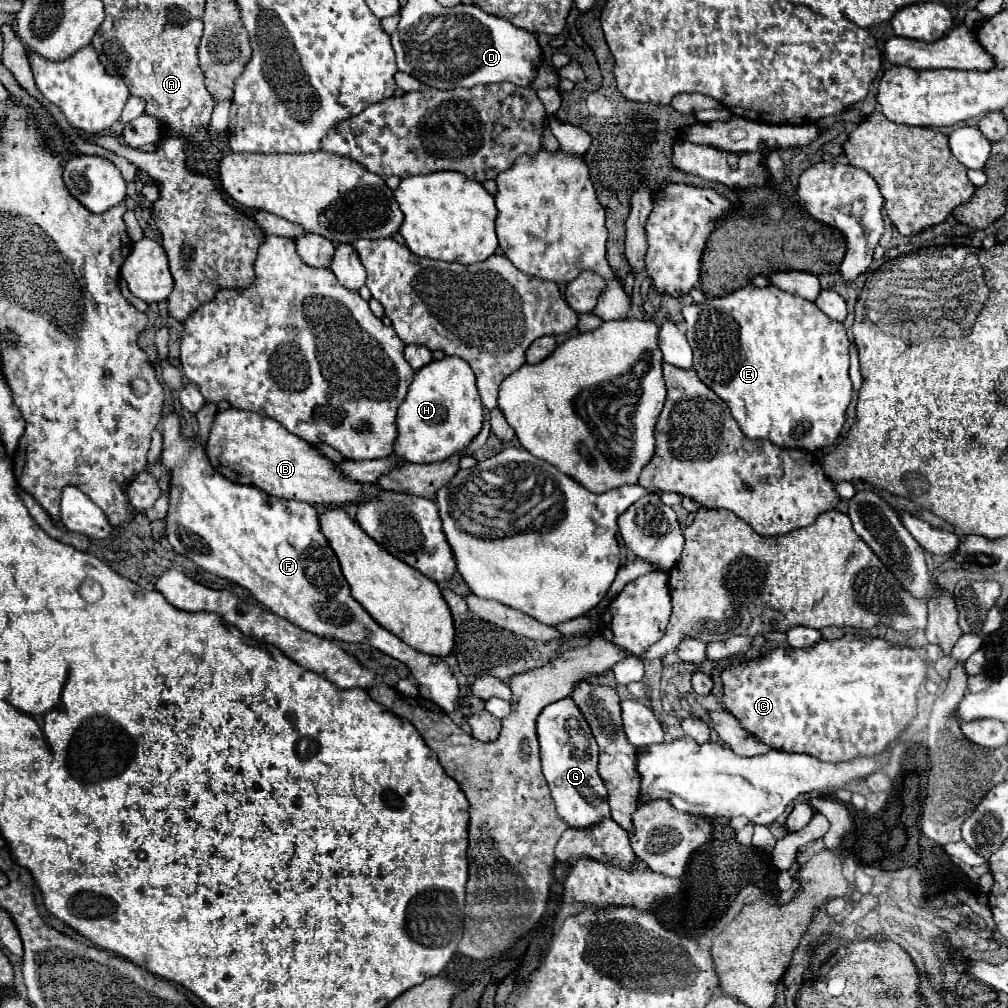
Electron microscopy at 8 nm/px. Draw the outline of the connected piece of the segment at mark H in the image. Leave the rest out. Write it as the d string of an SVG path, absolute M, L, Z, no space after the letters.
M442 357L438 361L430 361L420 371L416 371L408 395L404 403L398 407L398 419L396 419L398 439L394 451L408 463L444 461L466 449L476 439L476 435L482 429L482 421L484 421L484 407L476 389L476 375L472 367L460 357Z

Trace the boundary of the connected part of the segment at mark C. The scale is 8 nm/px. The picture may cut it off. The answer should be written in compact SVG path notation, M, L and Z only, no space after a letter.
M846 635L804 649L772 649L756 661L722 671L724 707L744 729L772 749L806 753L820 761L842 763L858 757L880 755L890 743L900 739L916 719L916 695L926 681L926 675L928 663L916 653L916 649L880 637Z

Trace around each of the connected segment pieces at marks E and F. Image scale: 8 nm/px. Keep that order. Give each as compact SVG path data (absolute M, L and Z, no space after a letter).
M746 285L726 297L716 297L710 299L702 305L686 305L682 309L684 321L686 321L686 339L694 351L694 369L700 377L700 381L704 381L728 407L732 417L736 419L736 423L740 425L742 433L748 439L770 439L774 445L784 447L784 449L806 449L806 451L814 451L814 449L822 449L828 447L836 441L836 437L840 435L844 423L846 423L846 411L852 399L852 383L848 377L848 353L850 353L850 341L846 335L846 329L840 321L830 319L828 315L824 315L816 303L788 295L786 291L780 291L776 287L752 287Z
M170 413L164 417L162 423L162 465L170 471L168 481L168 515L166 515L166 539L172 545L172 549L188 559L192 559L196 565L200 565L204 571L214 573L222 579L230 579L242 587L246 587L256 601L266 605L272 613L288 619L290 623L316 633L320 637L338 639L346 643L368 643L382 653L402 661L410 673L418 681L420 697L430 699L440 709L444 709L448 715L458 711L460 707L460 689L458 683L444 663L444 659L424 655L412 647L408 647L404 641L400 641L396 635L388 633L386 629L380 629L380 625L366 613L366 609L350 595L350 585L342 575L340 563L324 537L320 529L318 511L308 503L296 503L286 499L276 499L256 487L242 487L238 483L232 483L224 479L208 461L206 449L200 441L188 439L182 435L180 417L176 413Z

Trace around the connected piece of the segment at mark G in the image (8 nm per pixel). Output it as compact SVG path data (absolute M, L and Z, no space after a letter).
M570 697L548 705L538 715L538 741L542 771L548 781L558 815L566 819L574 829L584 829L594 825L602 817L610 817L606 787L596 773L598 745L582 711Z

